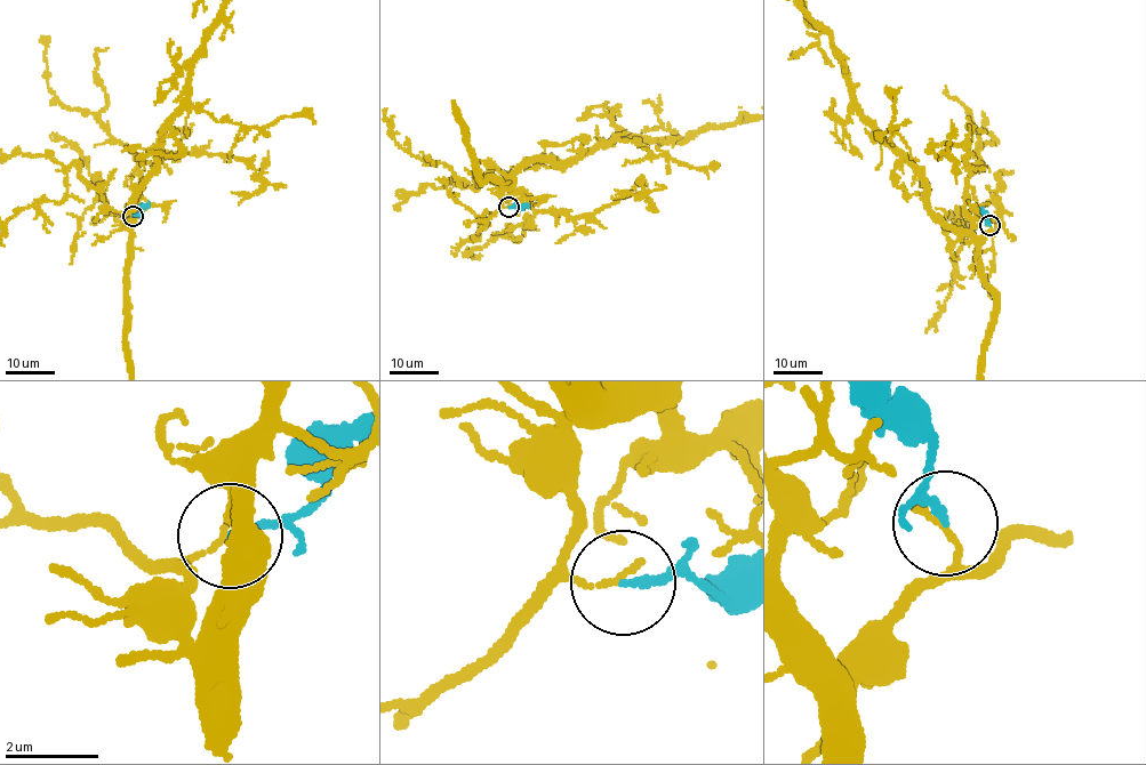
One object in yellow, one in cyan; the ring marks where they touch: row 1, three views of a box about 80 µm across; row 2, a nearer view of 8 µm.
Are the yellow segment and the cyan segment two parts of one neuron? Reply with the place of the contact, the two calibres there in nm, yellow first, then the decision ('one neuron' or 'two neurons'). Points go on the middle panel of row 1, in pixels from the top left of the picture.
at (509, 207); 150 nm thick on the yellow side, 160 nm on the other; two neurons

